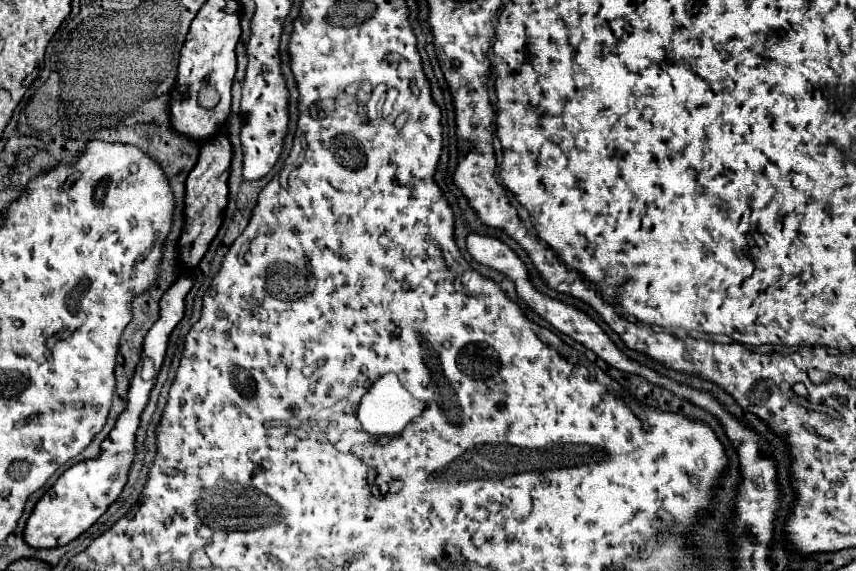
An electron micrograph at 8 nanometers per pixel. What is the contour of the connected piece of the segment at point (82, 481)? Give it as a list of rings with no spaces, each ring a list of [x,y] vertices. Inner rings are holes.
[[[135,381],[129,389],[129,403],[127,409],[117,419],[113,431],[109,433],[109,439],[101,443],[101,455],[97,459],[87,459],[81,463],[75,463],[71,469],[67,469],[57,483],[37,501],[31,517],[25,525],[25,541],[31,547],[59,547],[67,545],[73,539],[77,539],[83,531],[87,531],[117,497],[121,495],[127,477],[121,475],[119,481],[113,479],[117,469],[131,467],[133,455],[135,455],[135,435],[141,423],[141,413],[149,403],[153,389],[135,389]]]

